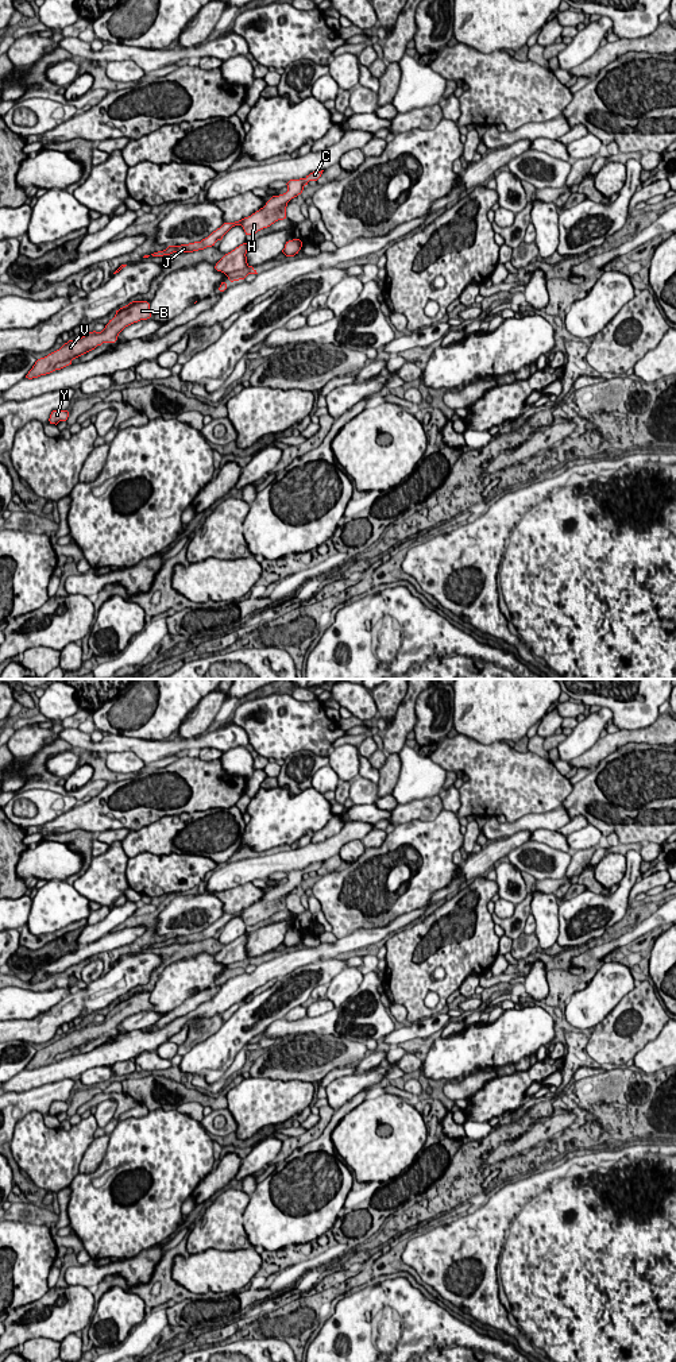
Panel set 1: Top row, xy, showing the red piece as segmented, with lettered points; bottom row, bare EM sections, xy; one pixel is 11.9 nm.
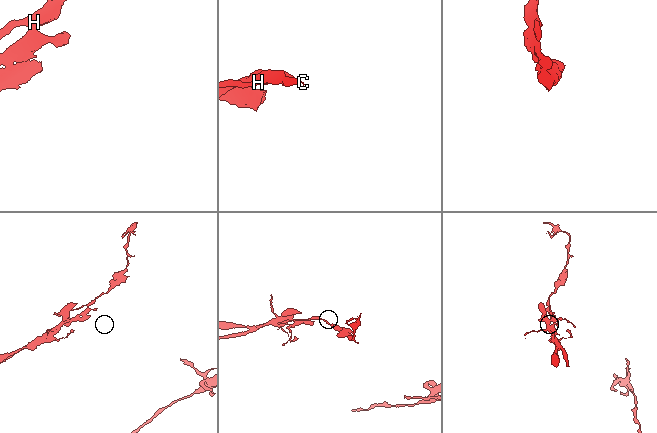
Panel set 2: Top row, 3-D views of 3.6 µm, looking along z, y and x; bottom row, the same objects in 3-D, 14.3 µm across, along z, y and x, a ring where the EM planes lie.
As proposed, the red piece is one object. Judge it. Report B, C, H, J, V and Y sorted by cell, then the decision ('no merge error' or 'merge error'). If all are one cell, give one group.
groups B C H J V Y; no merge error

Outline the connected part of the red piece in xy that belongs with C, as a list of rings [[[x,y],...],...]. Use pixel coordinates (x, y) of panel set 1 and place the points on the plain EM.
[[[324,861],[313,863],[305,869],[290,871],[287,876],[287,883],[279,887],[273,887],[263,899],[256,902],[248,908],[244,908],[235,914],[224,914],[220,919],[213,922],[208,929],[201,933],[194,933],[189,935],[181,937],[169,937],[163,942],[158,942],[151,945],[152,948],[163,948],[170,946],[173,944],[193,944],[198,941],[204,941],[206,938],[215,937],[217,931],[221,931],[223,927],[235,917],[242,917],[246,926],[254,926],[258,922],[270,918],[278,911],[286,910],[286,898],[287,894],[302,884],[304,877],[308,876],[309,872],[317,872]]]

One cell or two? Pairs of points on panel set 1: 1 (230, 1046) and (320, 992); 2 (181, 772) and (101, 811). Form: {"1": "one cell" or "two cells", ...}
{"1": "two cells", "2": "one cell"}

